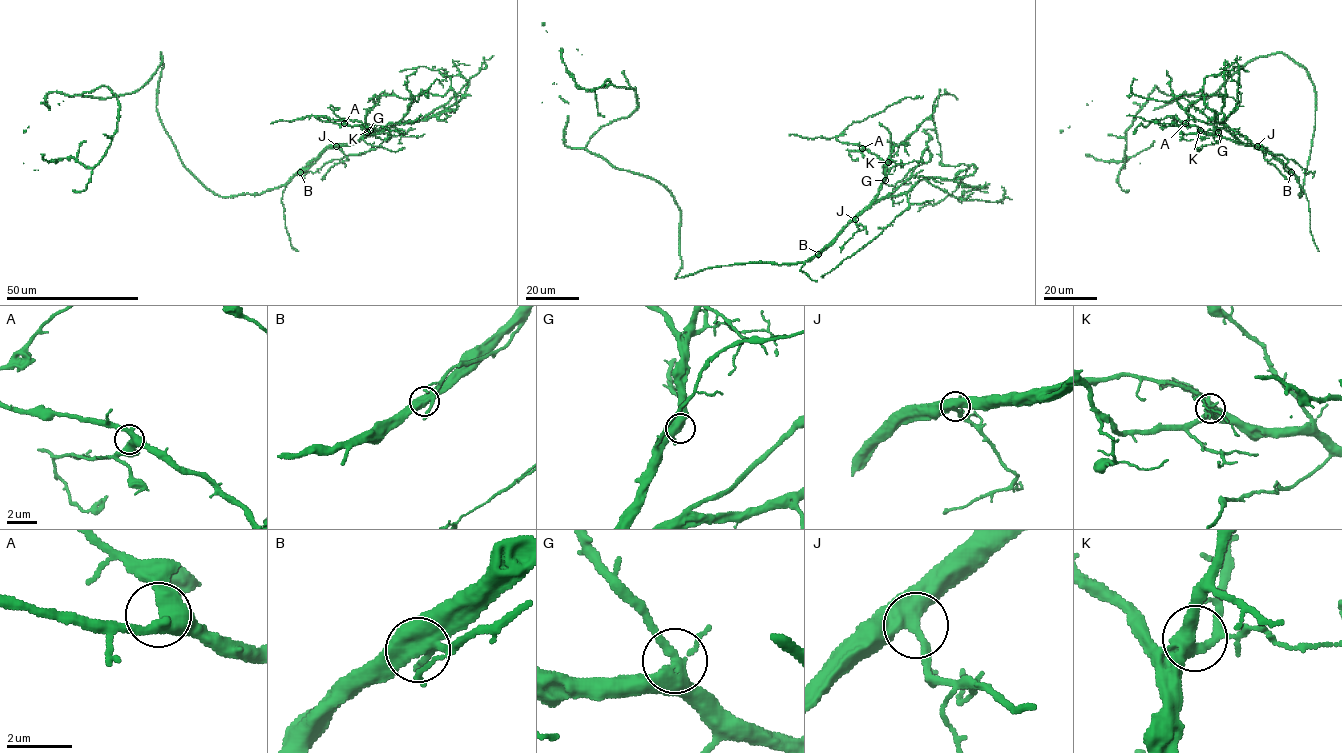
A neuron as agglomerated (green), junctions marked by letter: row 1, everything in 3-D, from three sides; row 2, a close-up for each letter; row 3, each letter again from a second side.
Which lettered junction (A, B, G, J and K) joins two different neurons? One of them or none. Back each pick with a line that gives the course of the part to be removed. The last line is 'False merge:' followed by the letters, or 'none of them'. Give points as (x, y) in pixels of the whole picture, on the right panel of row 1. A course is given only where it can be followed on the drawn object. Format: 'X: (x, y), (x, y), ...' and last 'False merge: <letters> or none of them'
False merge: none of them

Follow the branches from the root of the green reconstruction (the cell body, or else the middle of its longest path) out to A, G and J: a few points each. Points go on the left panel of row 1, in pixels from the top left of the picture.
A: (165, 128), (187, 169), (215, 193), (235, 196), (284, 186), (327, 149), (354, 144), (367, 133), (344, 123)
G: (165, 128), (182, 163), (208, 189), (221, 196), (262, 193), (284, 186), (327, 149), (354, 144), (367, 132)
J: (165, 128), (182, 163), (208, 189), (221, 196), (262, 193), (284, 186), (322, 152), (336, 146)

